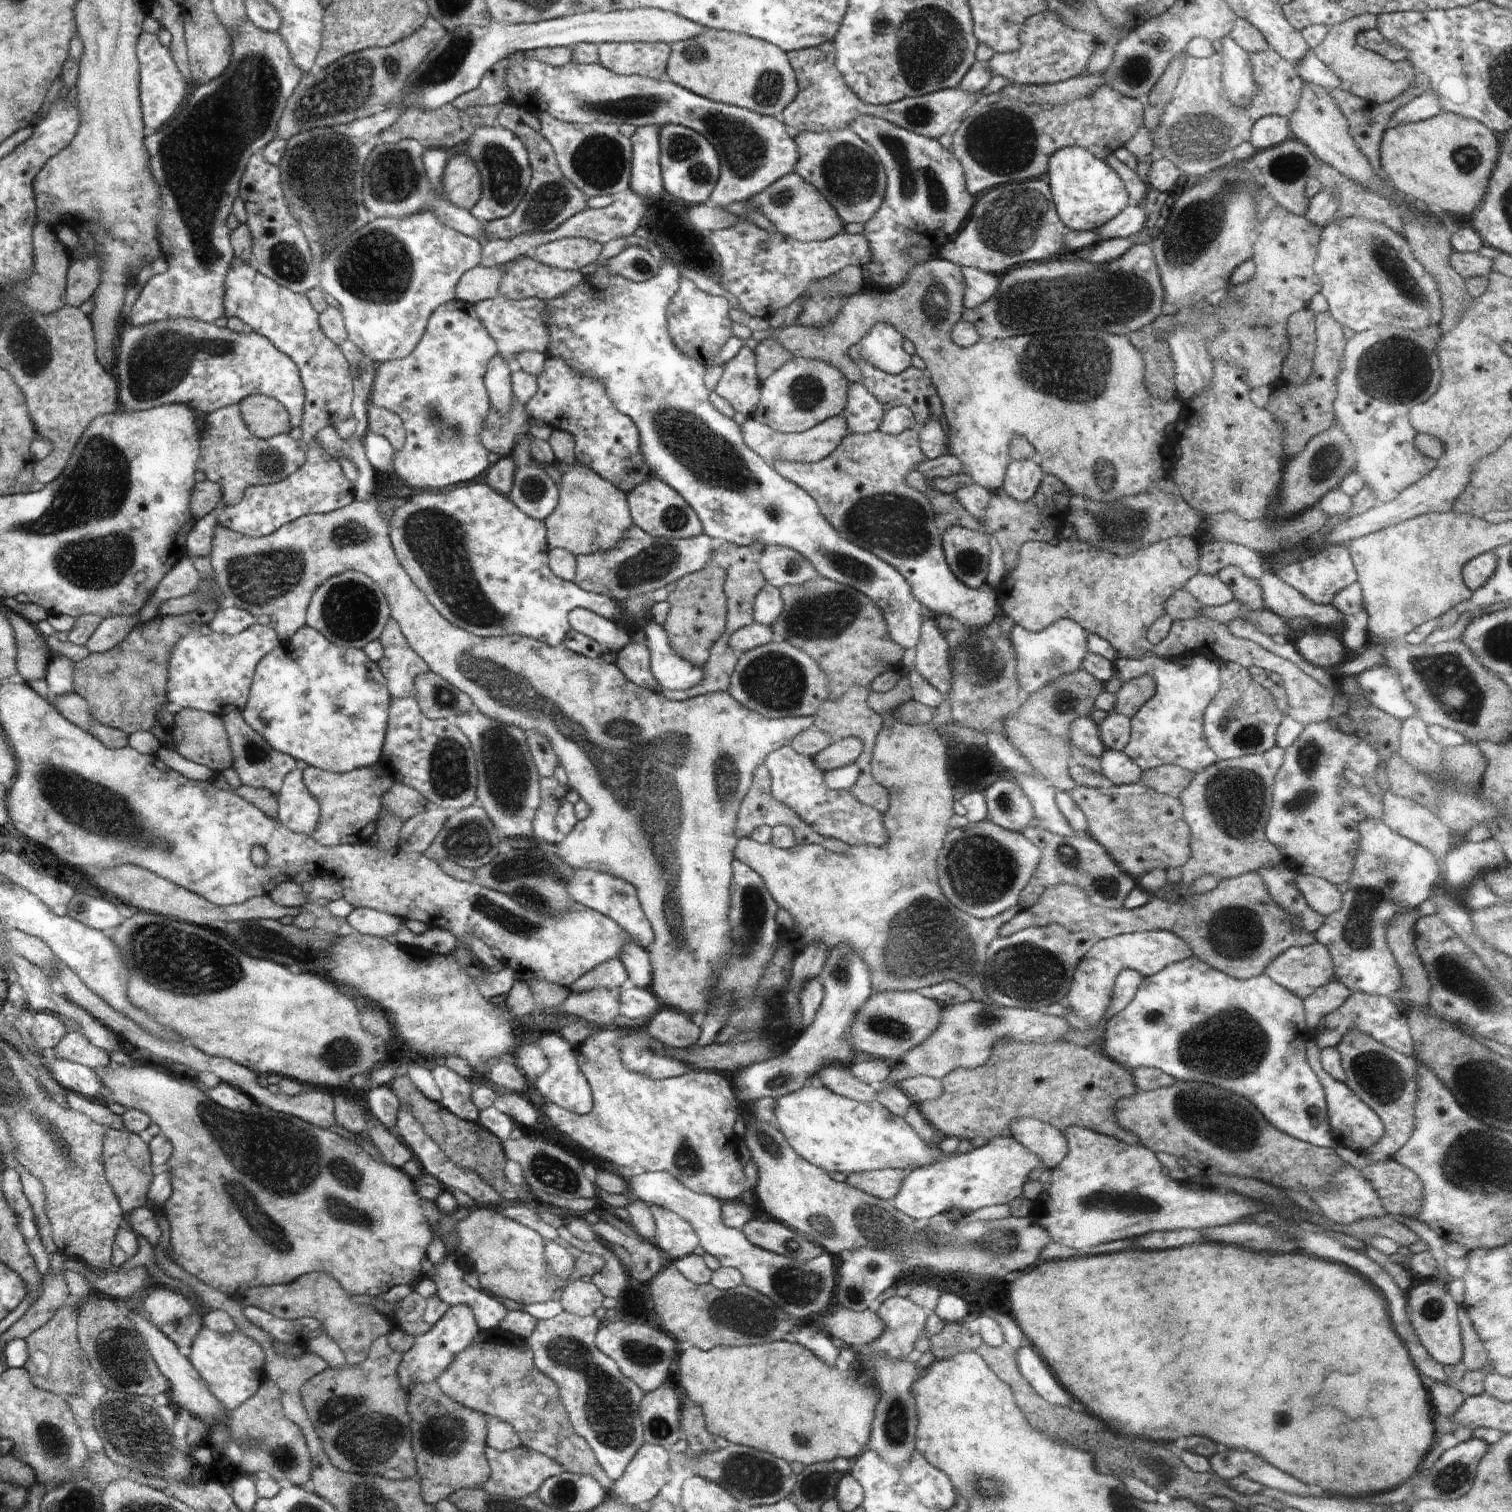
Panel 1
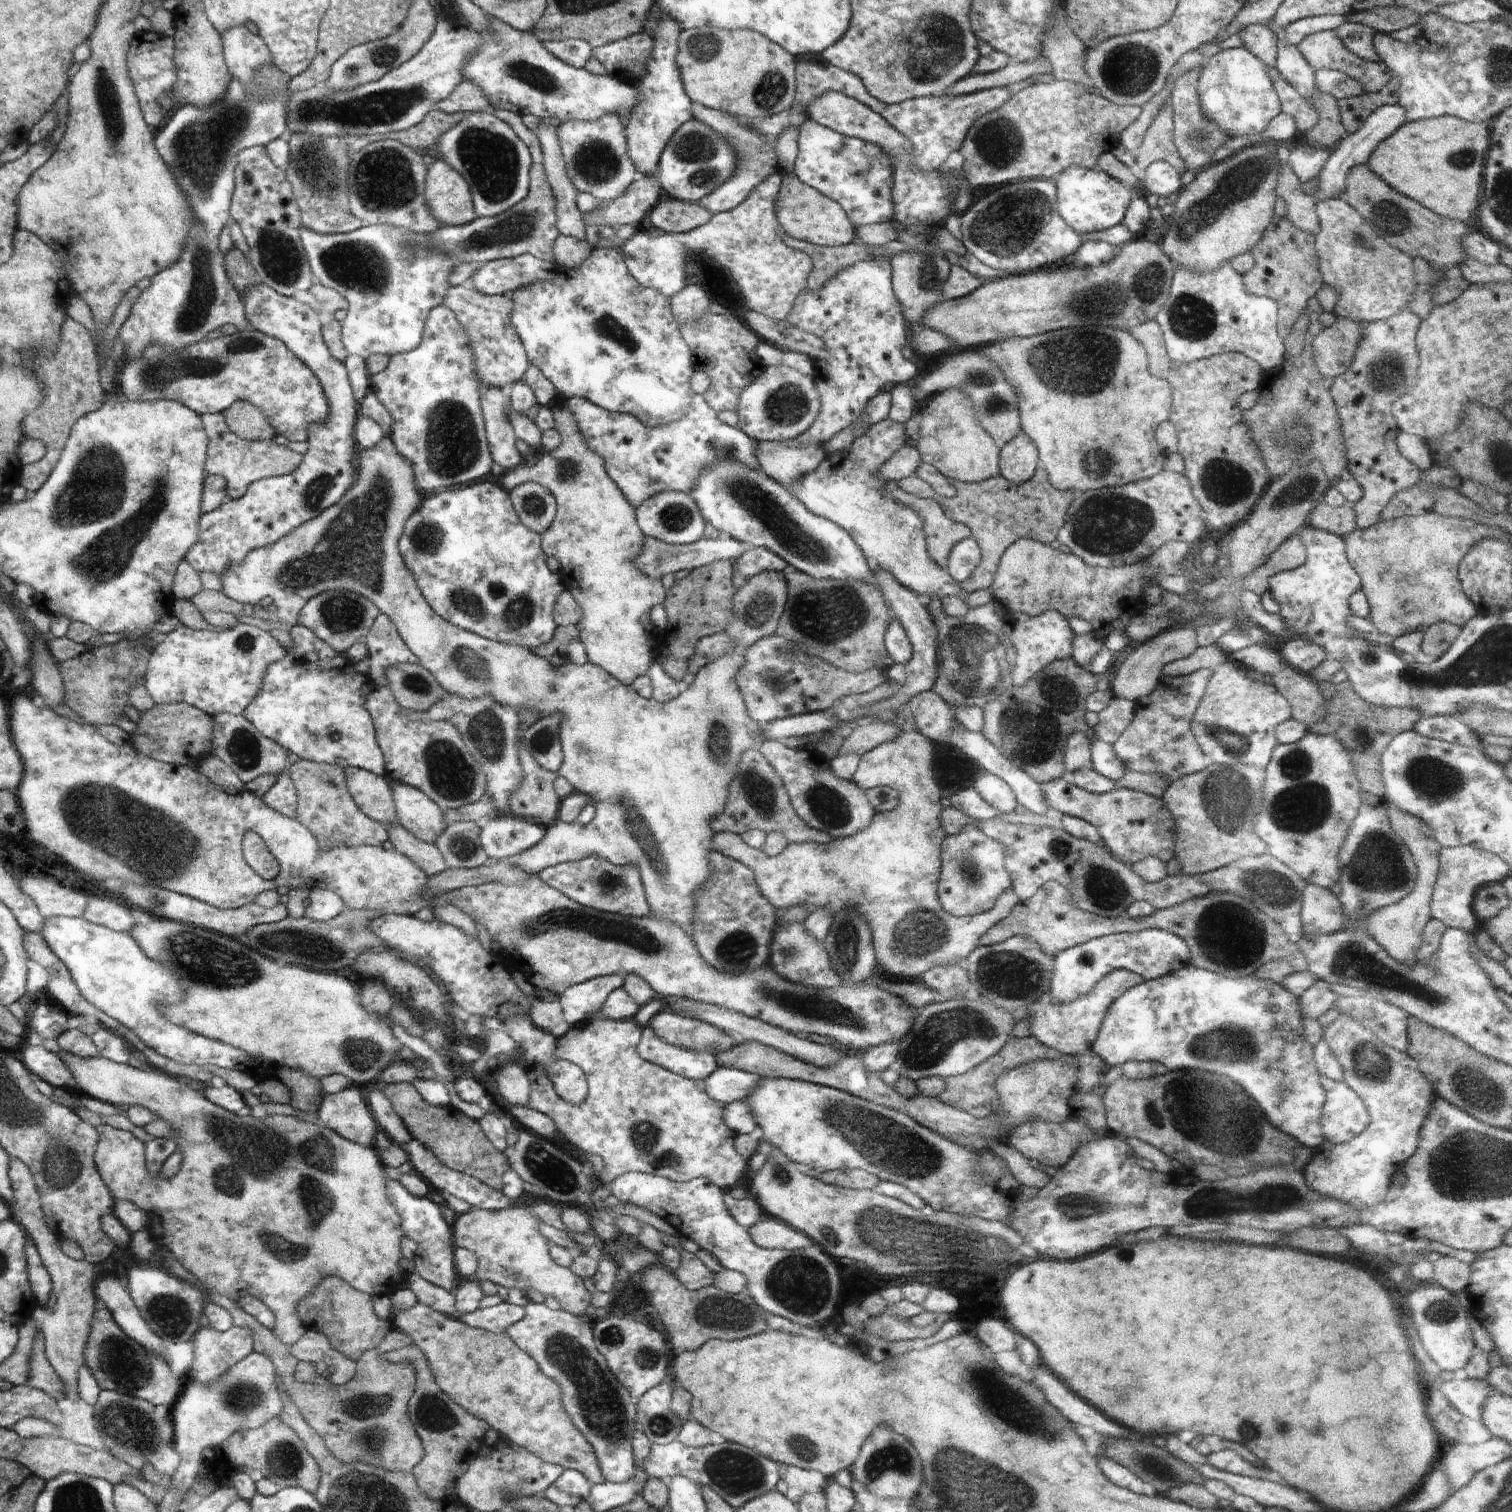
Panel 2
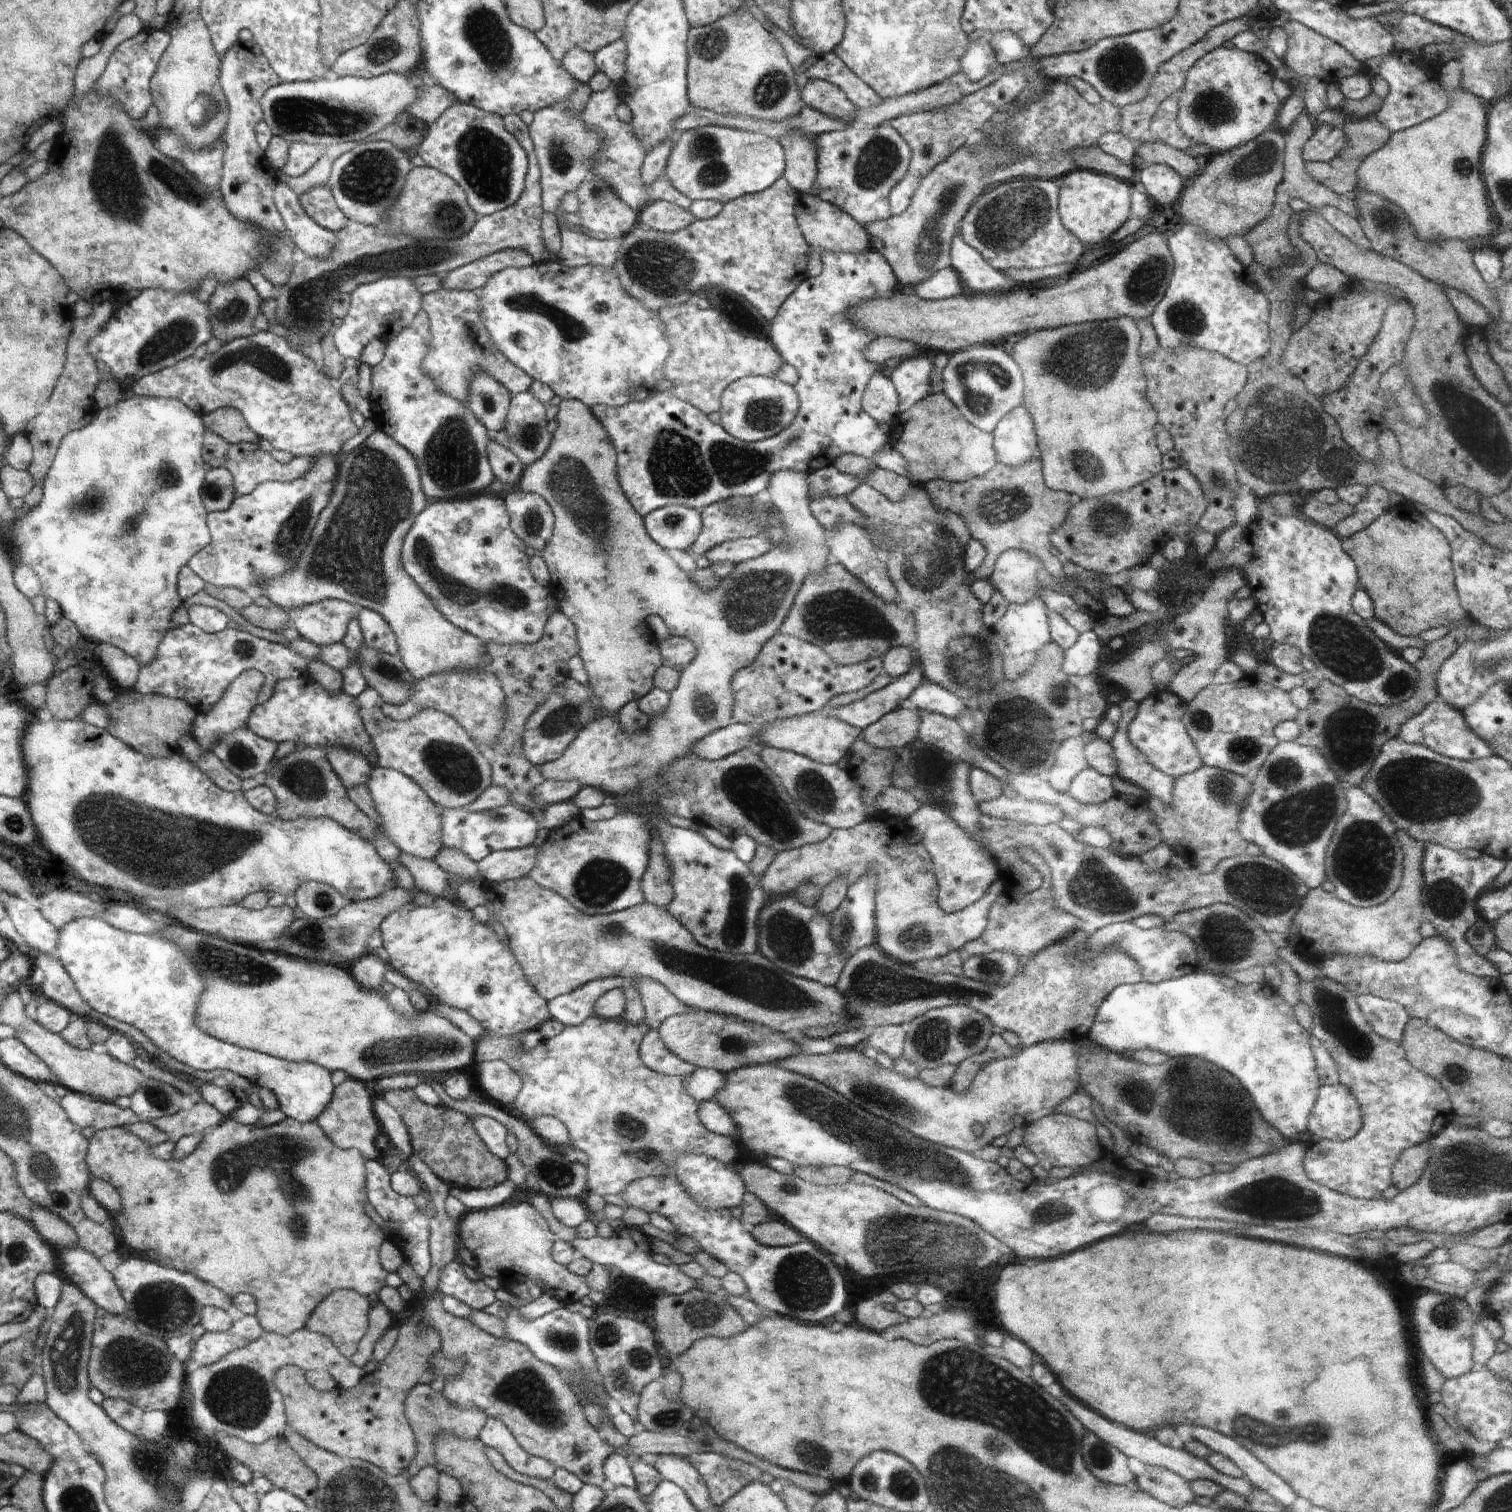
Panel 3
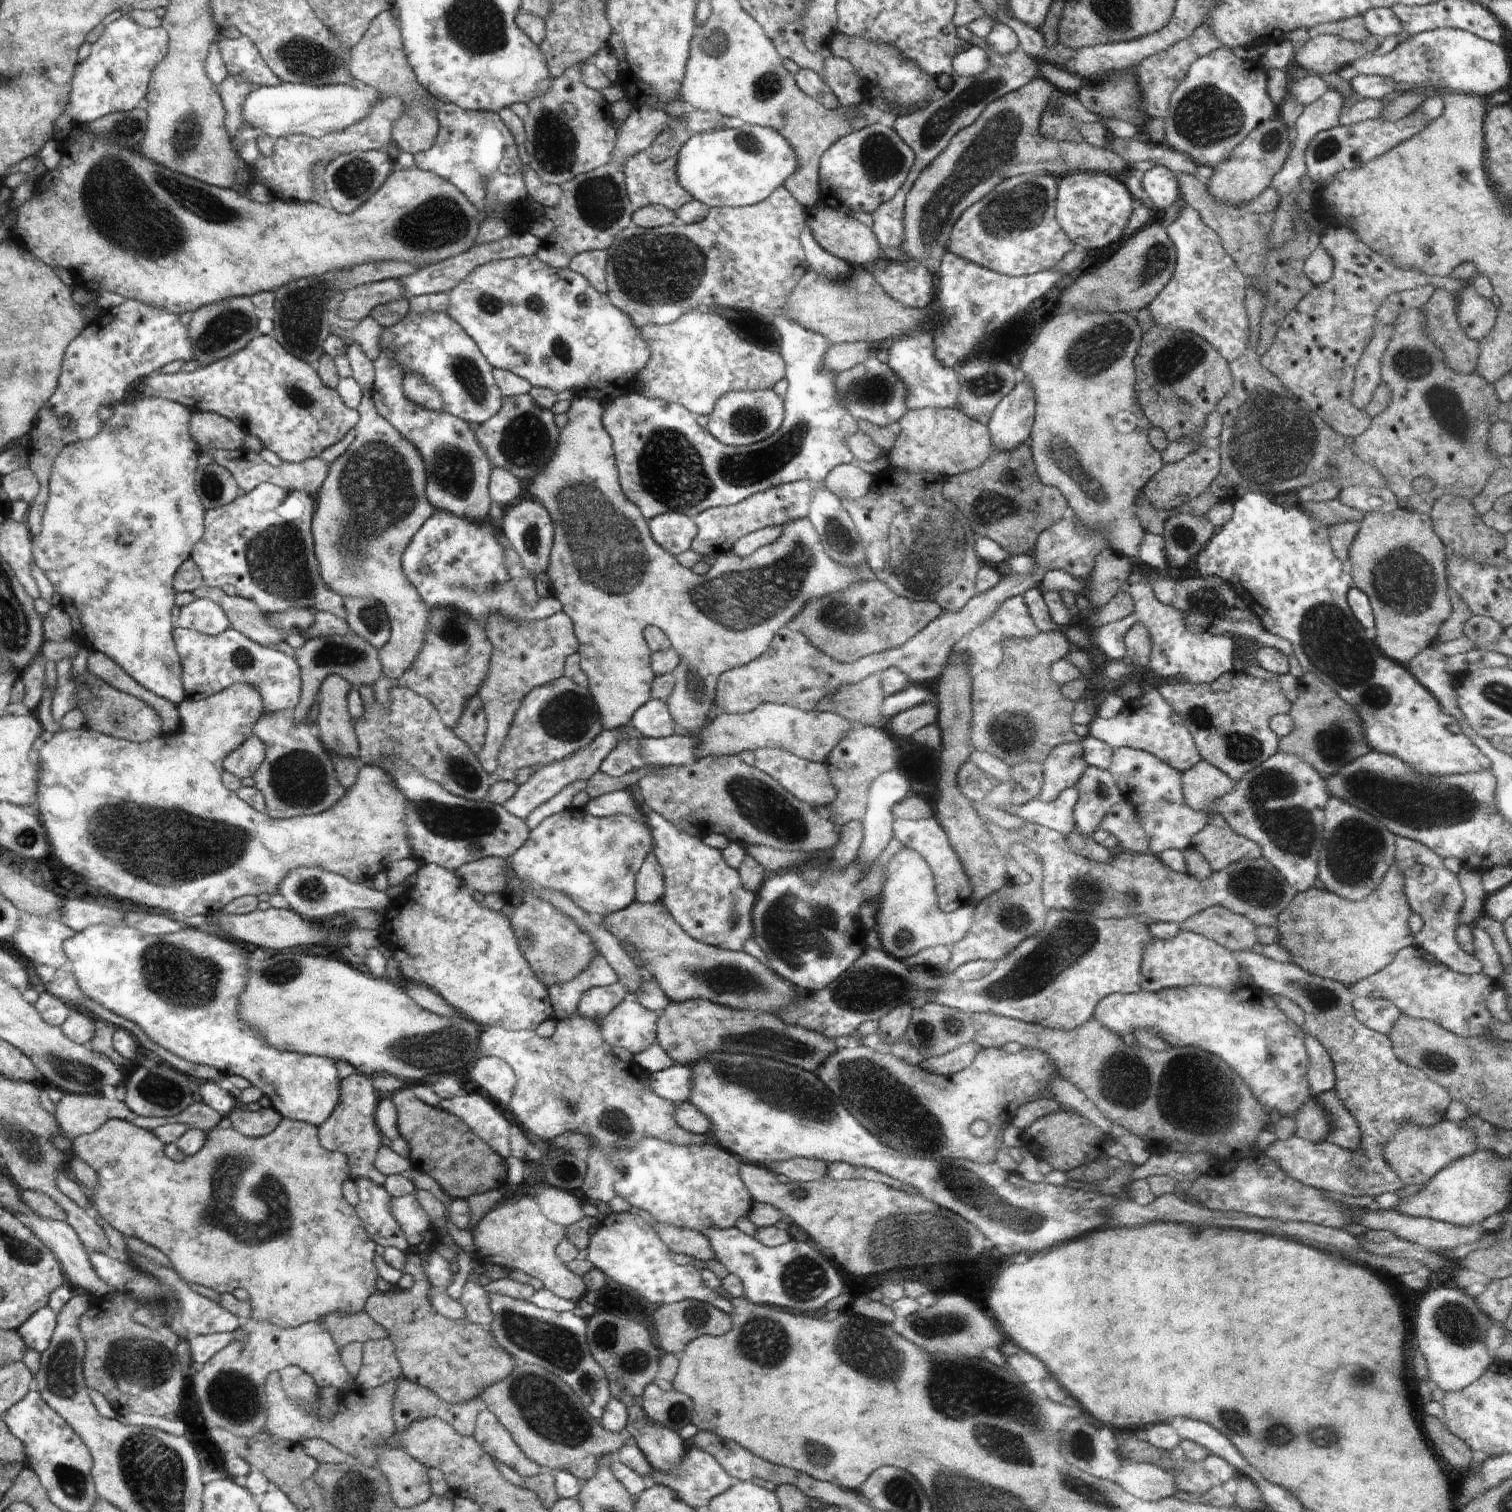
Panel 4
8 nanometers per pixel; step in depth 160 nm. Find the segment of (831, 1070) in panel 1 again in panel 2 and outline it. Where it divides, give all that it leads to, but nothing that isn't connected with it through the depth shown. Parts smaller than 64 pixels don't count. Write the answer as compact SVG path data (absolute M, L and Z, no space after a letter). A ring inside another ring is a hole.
M657 997L668 1002L666 1010L675 1011L676 1008L689 1008L692 1010L694 1016L700 1018L700 1021L703 1020L705 1023L710 1023L727 1034L732 1034L734 1043L761 1042L762 1044L773 1046L779 1051L786 1052L786 1054L790 1054L790 1056L796 1056L796 1058L800 1058L800 1060L804 1060L804 1062L812 1063L817 1067L829 1067L839 1063L841 1059L844 1058L836 1048L832 1048L830 1045L820 1046L820 1044L807 1040L805 1036L795 1035L779 1026L765 1023L763 1020L749 1017L744 1013L734 1012L733 1010L722 1008L710 1003L704 1003L702 1001L683 999L682 997Z

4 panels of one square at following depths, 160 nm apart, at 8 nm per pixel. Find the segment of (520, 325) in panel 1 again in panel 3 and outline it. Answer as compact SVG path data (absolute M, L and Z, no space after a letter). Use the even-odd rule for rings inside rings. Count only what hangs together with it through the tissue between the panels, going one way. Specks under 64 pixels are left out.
M440 288L426 293L422 296L422 311L429 314L433 334L431 350L423 369L447 395L466 402L471 381L478 371L492 375L496 382L507 387L512 396L528 390L533 381L531 376L499 351L487 333L482 319L477 324L477 318L483 315L483 302L474 291Z

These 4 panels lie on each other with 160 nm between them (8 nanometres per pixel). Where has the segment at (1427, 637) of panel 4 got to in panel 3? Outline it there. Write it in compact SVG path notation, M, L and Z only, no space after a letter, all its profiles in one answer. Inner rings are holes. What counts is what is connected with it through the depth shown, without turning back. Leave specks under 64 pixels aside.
M1398 504L1380 515L1376 522L1372 522L1362 532L1354 534L1352 538L1342 538L1342 548L1352 556L1352 560L1358 566L1360 584L1374 602L1376 618L1382 620L1384 624L1388 624L1398 634L1418 636L1424 630L1444 624L1448 625L1468 616L1460 604L1455 587L1455 572L1452 562L1450 562L1451 546L1447 538L1411 505ZM1408 600L1416 600L1416 608L1408 608Z

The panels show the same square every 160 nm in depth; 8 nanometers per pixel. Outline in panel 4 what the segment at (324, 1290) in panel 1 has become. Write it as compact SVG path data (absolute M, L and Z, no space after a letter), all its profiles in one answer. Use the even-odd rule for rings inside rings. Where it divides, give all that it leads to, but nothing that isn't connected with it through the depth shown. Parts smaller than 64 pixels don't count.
M365 1310L355 1313L328 1313L318 1320L334 1336L340 1349L348 1343L365 1343L387 1336L384 1327L377 1325Z

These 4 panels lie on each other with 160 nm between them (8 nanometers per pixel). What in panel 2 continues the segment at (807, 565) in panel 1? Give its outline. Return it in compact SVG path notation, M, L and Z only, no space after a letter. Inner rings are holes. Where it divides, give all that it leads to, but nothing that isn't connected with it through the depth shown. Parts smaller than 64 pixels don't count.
M748 547L732 564L749 578L768 571L780 575L790 566L783 558L764 547Z

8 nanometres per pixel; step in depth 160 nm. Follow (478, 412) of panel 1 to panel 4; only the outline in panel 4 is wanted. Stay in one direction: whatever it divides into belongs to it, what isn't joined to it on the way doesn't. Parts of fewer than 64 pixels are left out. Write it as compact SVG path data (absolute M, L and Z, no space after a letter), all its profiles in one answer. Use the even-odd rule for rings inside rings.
M382 348L379 357L372 361L375 381L371 390L371 399L388 422L404 438L414 443L426 460L430 480L427 482L427 498L438 511L446 511L471 521L484 520L490 508L490 476L492 462L488 458L470 423L448 411L428 410L412 402L404 390L405 370L397 361L392 349Z

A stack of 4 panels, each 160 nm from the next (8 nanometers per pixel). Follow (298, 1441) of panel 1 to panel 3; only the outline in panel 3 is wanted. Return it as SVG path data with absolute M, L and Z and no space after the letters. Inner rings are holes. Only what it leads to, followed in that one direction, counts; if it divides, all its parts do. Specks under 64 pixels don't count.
M232 1436L222 1440L222 1448L243 1465L250 1468L254 1475L262 1474L271 1481L274 1488L284 1489L298 1495L308 1505L317 1502L317 1474L293 1451L288 1444L286 1436L273 1436L262 1444L250 1444L243 1438Z

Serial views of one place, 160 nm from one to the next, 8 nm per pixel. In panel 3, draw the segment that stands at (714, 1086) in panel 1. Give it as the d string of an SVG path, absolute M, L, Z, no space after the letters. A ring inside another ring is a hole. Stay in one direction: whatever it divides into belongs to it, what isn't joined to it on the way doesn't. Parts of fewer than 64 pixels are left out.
M592 1015L578 1026L565 1026L564 1030L518 1058L512 1058L519 1036L501 1037L487 1034L477 1041L476 1060L488 1061L494 1058L507 1062L523 1080L522 1088L512 1104L511 1110L530 1122L540 1115L560 1118L568 1130L572 1130L572 1146L588 1155L587 1190L600 1196L621 1194L636 1179L649 1176L670 1175L675 1162L683 1155L704 1155L731 1166L738 1156L736 1142L729 1136L719 1135L705 1127L700 1120L700 1101L685 1089L687 1082L674 1075L663 1075L644 1064L639 1045L649 1031L646 1025L627 1025L617 1019L603 1019Z

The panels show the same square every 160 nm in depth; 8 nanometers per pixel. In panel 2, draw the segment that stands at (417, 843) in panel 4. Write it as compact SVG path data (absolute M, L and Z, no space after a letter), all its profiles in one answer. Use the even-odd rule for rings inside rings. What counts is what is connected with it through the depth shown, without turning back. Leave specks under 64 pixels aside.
M494 817L479 828L479 841L488 860L506 859L534 849L546 834L544 826L520 817Z

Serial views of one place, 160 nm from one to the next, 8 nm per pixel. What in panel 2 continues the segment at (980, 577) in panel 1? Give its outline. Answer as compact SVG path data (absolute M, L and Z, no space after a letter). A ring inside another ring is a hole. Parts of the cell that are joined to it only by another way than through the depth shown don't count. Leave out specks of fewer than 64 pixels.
M970 536L952 545L952 550L945 562L945 569L954 582L963 583L971 577L972 571L979 565L980 559L980 547L975 538Z

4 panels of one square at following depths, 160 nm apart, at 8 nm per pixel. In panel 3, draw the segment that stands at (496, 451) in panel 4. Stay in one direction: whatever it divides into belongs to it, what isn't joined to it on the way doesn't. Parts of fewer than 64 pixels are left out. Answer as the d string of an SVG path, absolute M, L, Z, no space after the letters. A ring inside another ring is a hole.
M529 390L518 393L511 397L507 409L507 428L504 430L510 435L508 448L521 460L524 467L539 460L550 448L551 438L547 431L546 406L539 401Z

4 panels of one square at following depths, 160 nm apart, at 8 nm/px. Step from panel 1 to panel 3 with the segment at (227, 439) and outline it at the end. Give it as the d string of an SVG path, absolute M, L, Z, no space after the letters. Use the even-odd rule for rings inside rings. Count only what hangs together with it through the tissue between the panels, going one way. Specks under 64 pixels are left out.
M206 429L204 437L203 458L212 467L224 467L234 476L235 496L239 497L254 492L255 488L266 481L288 482L299 479L311 469L310 457L293 457L288 463L282 463L272 457L266 450L260 449L257 443L229 443L224 437Z

